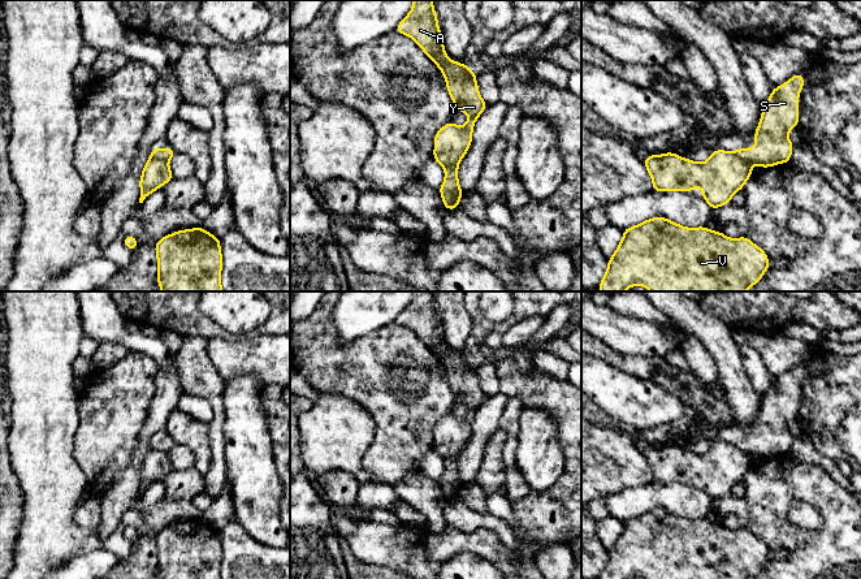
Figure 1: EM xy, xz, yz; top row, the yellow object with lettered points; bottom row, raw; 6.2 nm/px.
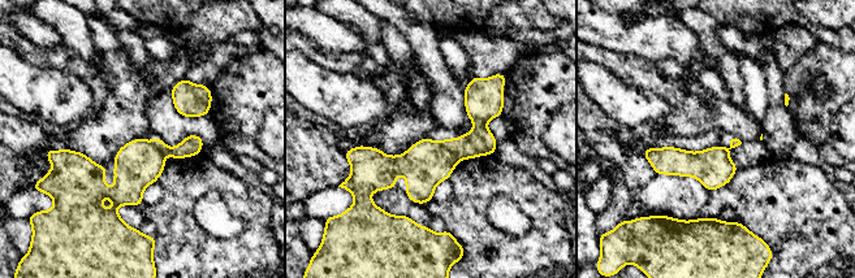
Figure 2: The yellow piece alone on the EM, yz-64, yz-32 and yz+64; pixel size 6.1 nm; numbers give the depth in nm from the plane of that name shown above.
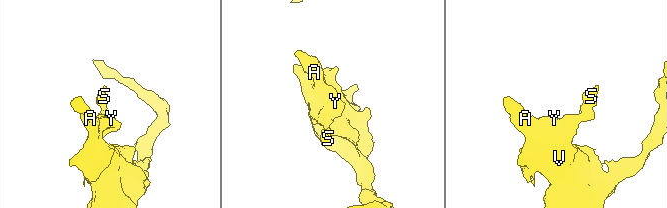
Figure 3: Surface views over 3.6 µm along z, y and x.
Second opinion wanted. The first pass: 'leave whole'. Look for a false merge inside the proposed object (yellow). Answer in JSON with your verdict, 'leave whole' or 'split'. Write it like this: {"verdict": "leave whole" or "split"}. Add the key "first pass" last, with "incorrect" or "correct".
{"verdict": "split", "first pass": "incorrect"}

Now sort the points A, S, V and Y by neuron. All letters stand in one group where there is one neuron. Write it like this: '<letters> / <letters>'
A V Y / S

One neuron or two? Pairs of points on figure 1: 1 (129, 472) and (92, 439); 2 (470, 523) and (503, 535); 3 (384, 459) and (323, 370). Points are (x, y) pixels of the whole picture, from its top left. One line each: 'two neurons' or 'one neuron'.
1: two neurons
2: one neuron
3: one neuron

